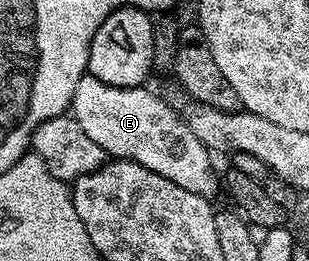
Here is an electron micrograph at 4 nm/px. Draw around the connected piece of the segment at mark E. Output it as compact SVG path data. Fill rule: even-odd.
M84 74L77 82L77 90L71 99L70 115L80 123L89 138L101 146L108 157L116 160L132 160L135 164L145 166L145 170L153 170L153 174L161 174L161 178L169 178L169 182L177 182L184 190L192 194L201 194L208 198L214 197L214 192L221 188L221 180L215 177L215 168L211 165L212 153L189 130L189 126L183 120L178 111L175 112L155 92L150 92L150 87L118 88L109 86L89 74Z

